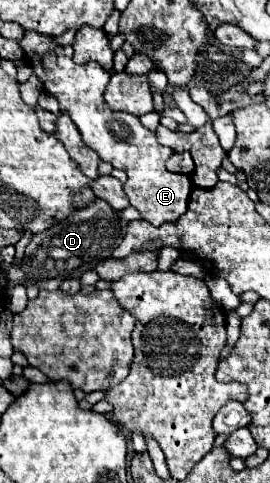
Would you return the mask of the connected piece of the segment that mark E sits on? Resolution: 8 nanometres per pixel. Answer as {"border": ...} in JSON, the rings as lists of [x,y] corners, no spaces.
{"border":[[[25,31],[19,47],[23,49],[45,91],[59,101],[59,111],[69,115],[71,121],[77,125],[85,145],[93,149],[101,161],[109,161],[115,169],[123,169],[127,173],[127,183],[123,185],[123,189],[131,205],[143,215],[143,219],[155,227],[167,221],[177,221],[179,215],[187,211],[191,181],[187,175],[169,173],[165,169],[165,161],[173,155],[173,151],[159,145],[155,133],[145,129],[139,123],[139,117],[125,111],[113,111],[109,109],[109,105],[105,105],[103,93],[111,73],[107,73],[95,61],[77,65],[73,61],[71,45],[59,45],[55,43],[55,39],[43,33]]]}

